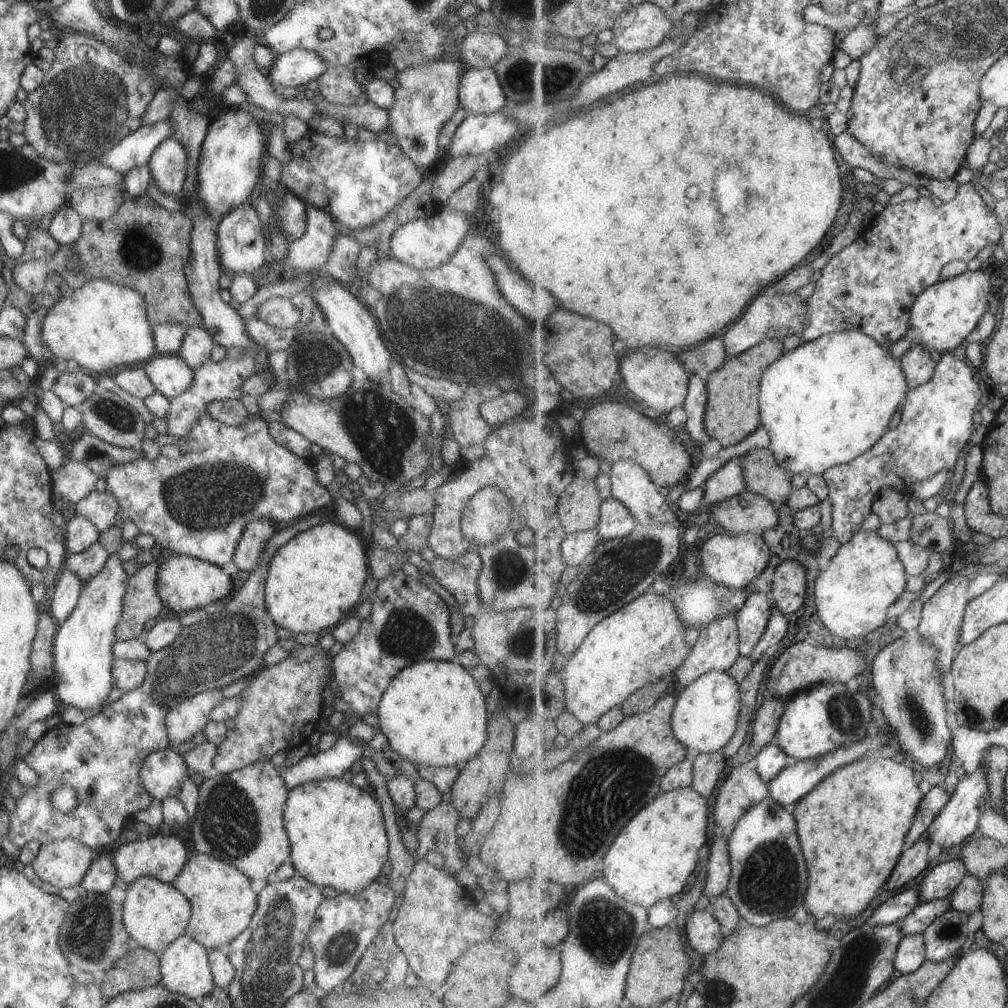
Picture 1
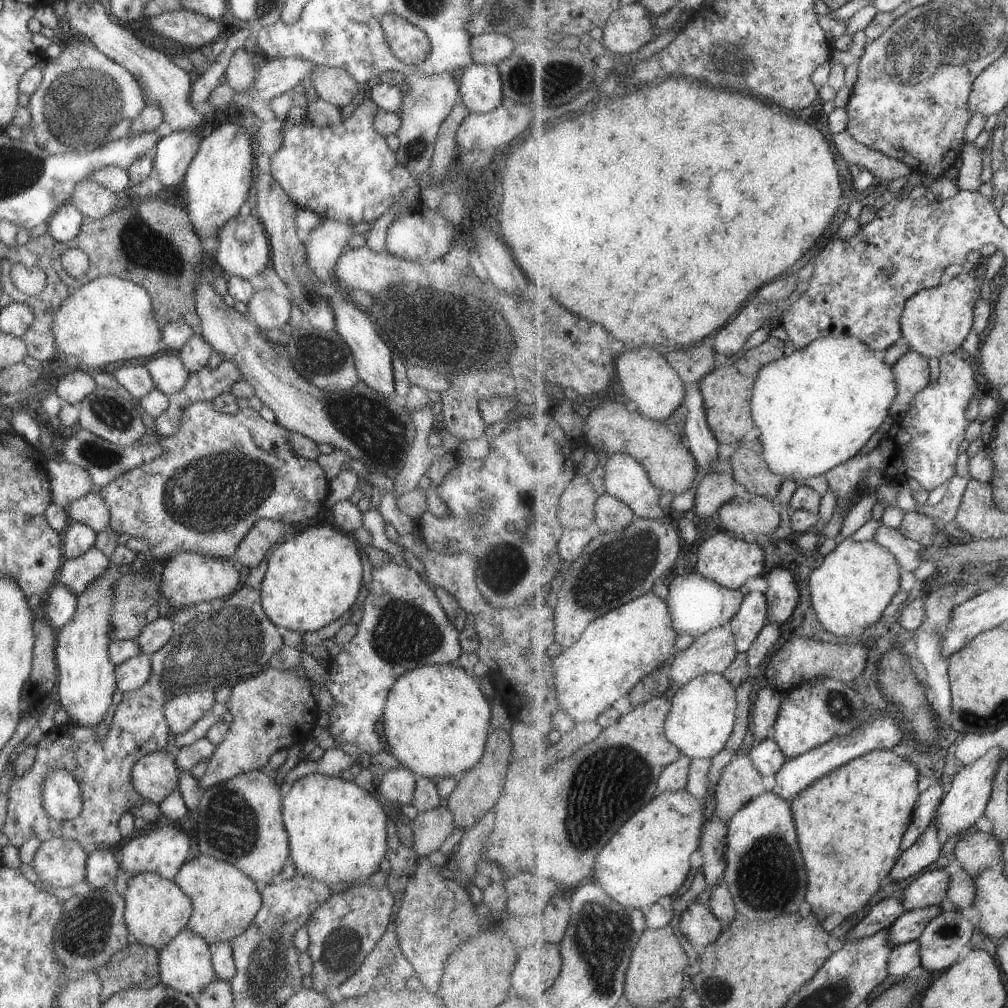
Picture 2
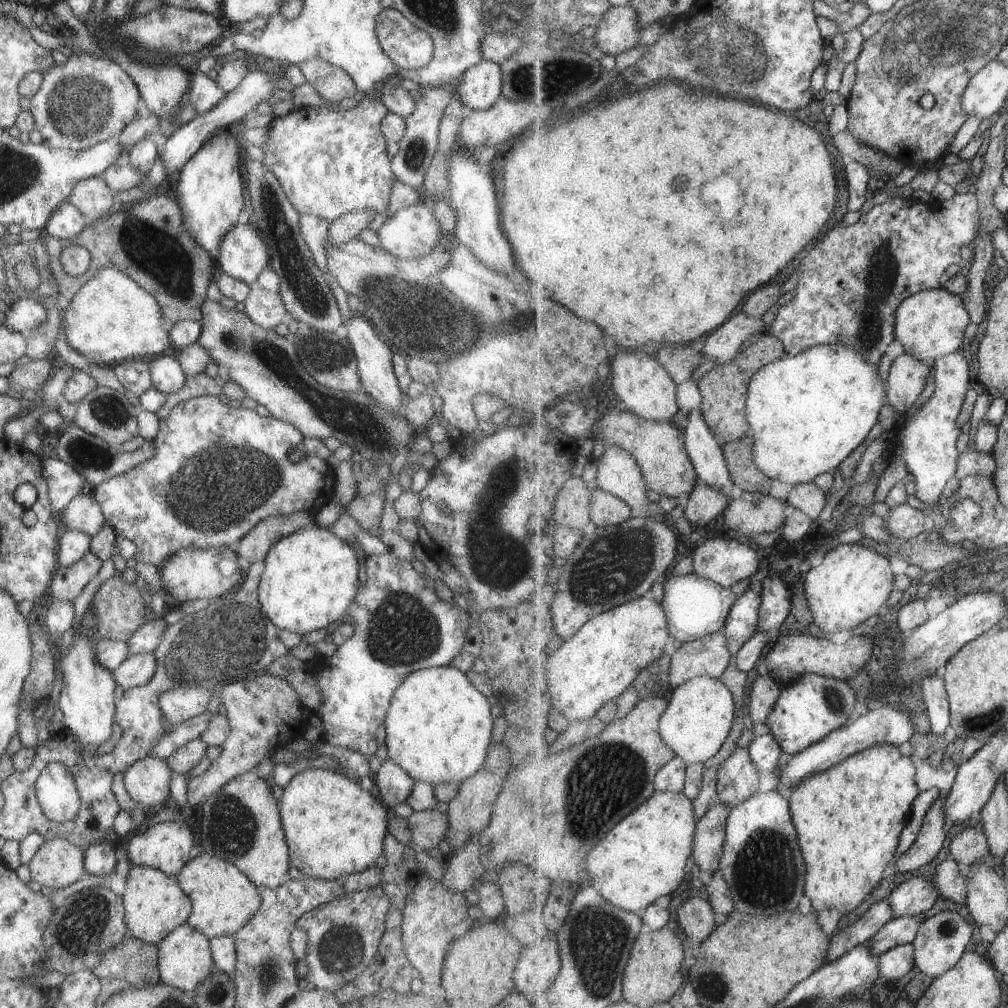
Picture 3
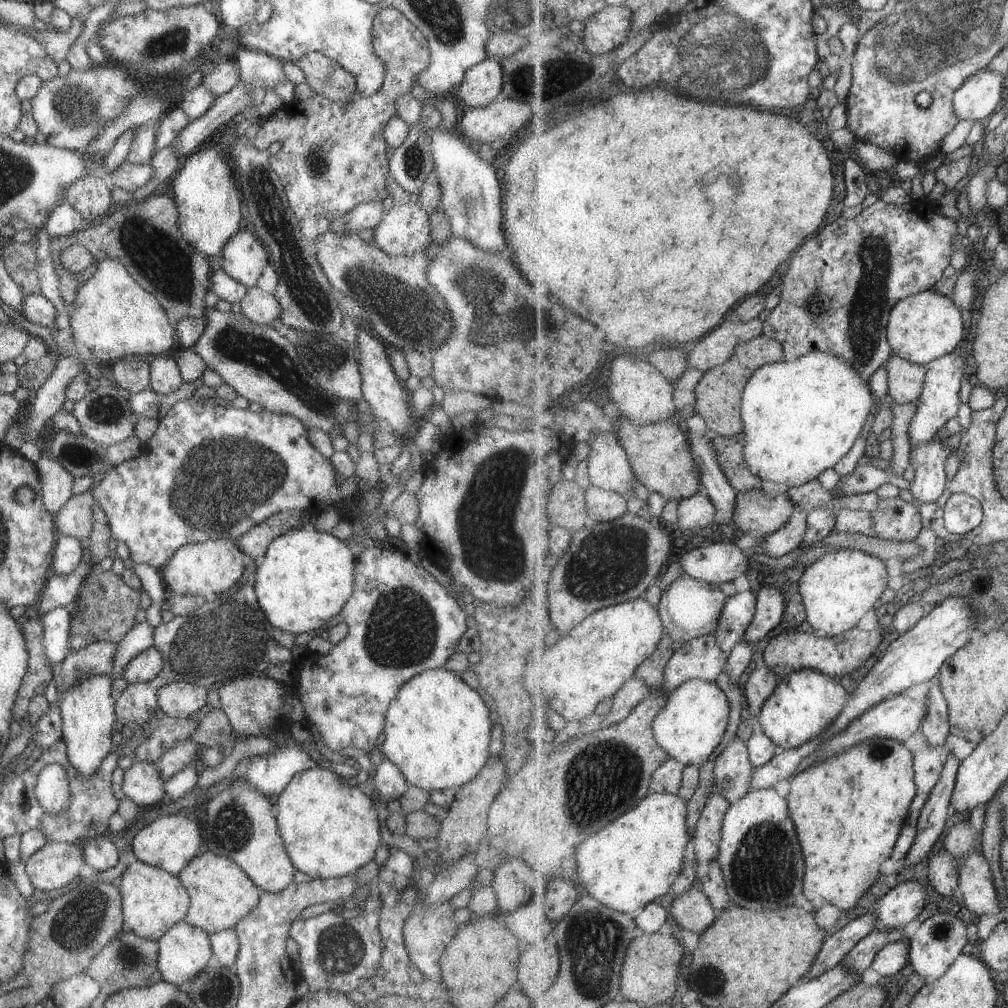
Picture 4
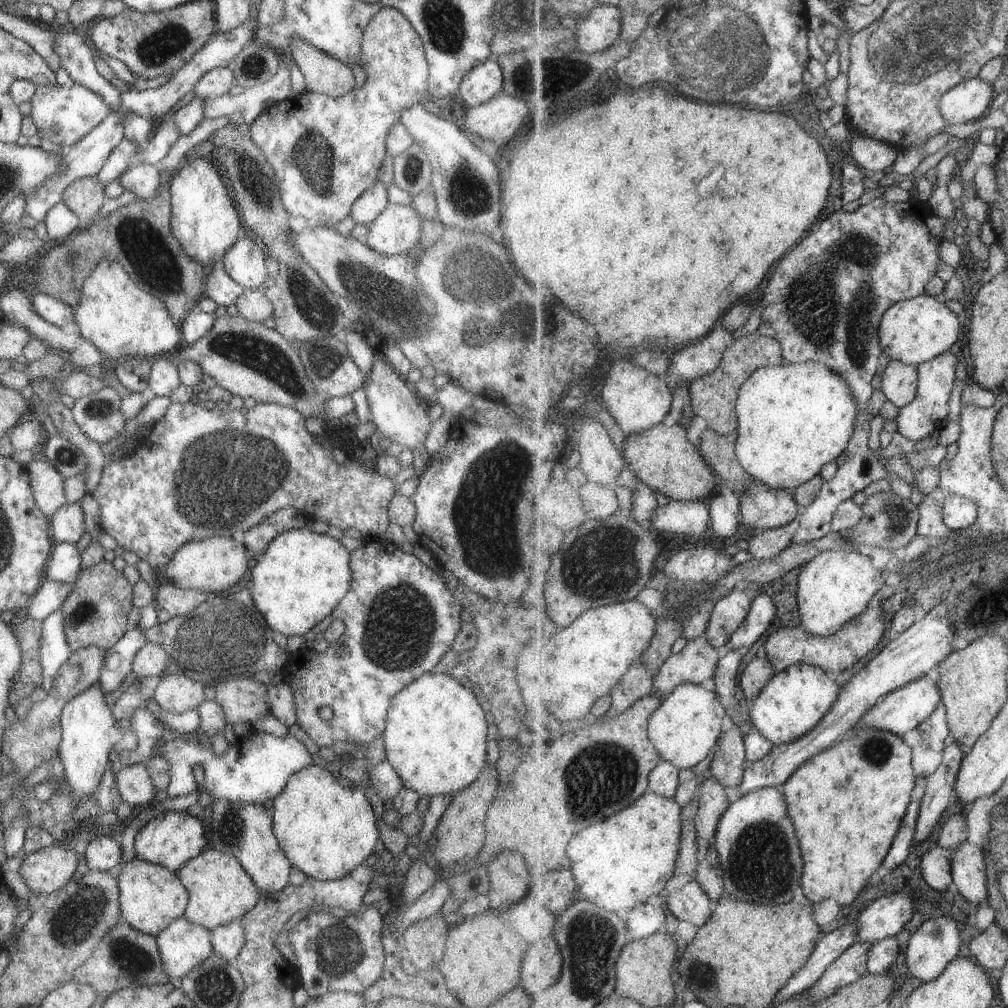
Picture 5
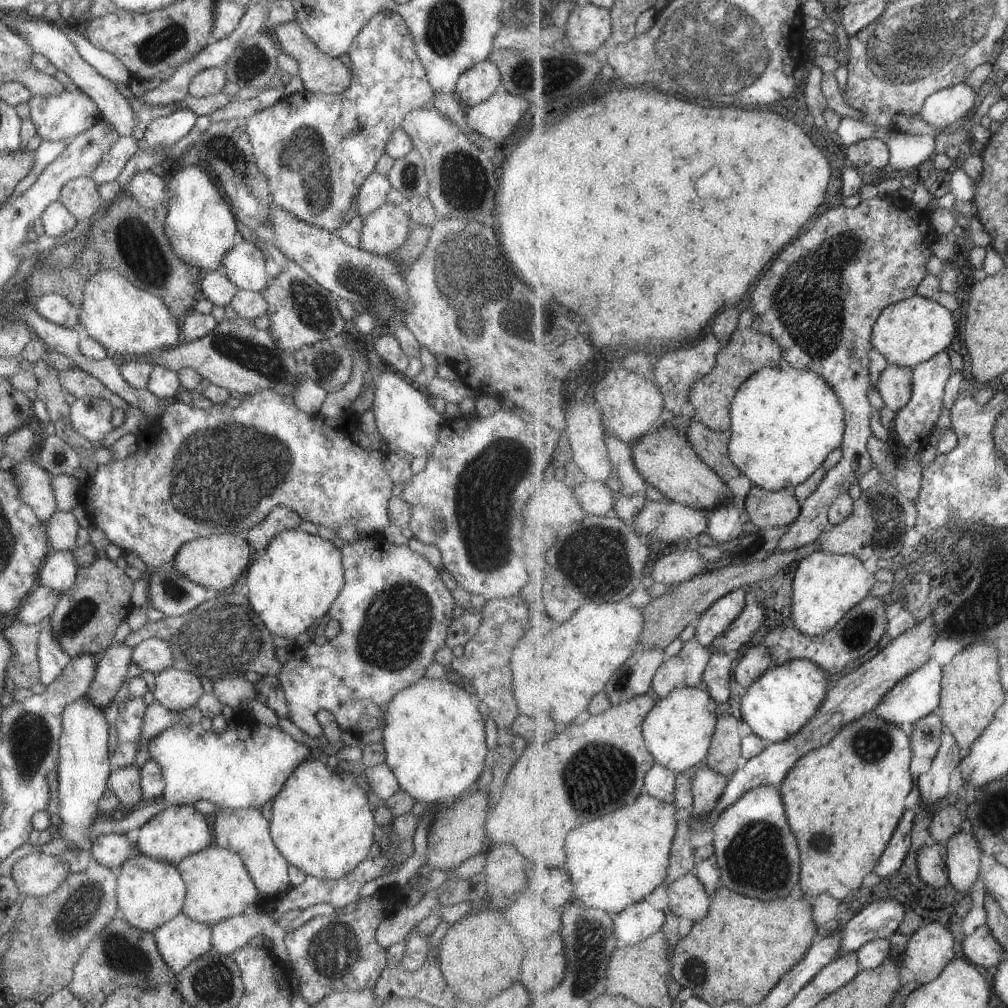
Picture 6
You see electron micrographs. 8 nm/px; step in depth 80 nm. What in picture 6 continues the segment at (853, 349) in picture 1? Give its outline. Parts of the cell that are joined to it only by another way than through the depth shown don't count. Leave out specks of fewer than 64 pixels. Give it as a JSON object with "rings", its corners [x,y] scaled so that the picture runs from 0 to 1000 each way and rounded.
{"rings":[[[777,361],[774,364],[761,364],[757,367],[753,367],[748,373],[745,373],[744,377],[741,377],[740,381],[737,381],[736,385],[733,385],[729,396],[727,397],[727,402],[725,403],[725,435],[723,435],[723,454],[725,458],[733,464],[736,471],[740,472],[745,476],[748,481],[751,481],[763,488],[772,488],[773,486],[793,483],[799,476],[805,475],[805,472],[809,471],[809,468],[813,467],[820,457],[820,452],[824,451],[835,442],[837,434],[839,433],[839,409],[836,405],[836,399],[832,397],[831,390],[828,389],[824,381],[820,381],[820,377],[805,367],[805,365],[787,365],[787,363],[782,363]]]}

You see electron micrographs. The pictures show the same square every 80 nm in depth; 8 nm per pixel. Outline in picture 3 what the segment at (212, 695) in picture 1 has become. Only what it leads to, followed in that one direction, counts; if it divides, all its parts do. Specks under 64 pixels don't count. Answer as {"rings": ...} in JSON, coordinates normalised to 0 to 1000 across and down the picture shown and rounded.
{"rings":[[[177,681],[161,687],[157,690],[157,699],[164,714],[175,719],[203,705],[209,690],[210,686],[201,682]]]}

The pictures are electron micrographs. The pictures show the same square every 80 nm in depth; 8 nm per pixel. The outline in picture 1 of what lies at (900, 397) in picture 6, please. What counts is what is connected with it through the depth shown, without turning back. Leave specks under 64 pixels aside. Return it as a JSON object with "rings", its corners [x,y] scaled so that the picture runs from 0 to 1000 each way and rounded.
{"rings":[[[916,340],[906,342],[894,357],[903,387],[922,379],[931,363],[931,359],[926,357],[926,353],[922,351],[922,347]]]}

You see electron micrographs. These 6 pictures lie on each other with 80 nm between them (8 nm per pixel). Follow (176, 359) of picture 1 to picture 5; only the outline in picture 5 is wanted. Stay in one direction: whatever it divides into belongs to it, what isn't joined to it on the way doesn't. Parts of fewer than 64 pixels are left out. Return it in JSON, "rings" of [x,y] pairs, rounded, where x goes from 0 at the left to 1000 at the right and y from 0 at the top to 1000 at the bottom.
{"rings":[[[157,353],[149,362],[149,371],[146,375],[146,394],[168,393],[178,384],[175,363],[166,359],[165,353]]]}

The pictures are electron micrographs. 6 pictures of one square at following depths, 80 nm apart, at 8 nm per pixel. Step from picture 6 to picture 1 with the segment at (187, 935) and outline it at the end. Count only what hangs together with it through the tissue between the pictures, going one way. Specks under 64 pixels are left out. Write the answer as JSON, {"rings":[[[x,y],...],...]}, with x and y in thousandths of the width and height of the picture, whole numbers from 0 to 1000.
{"rings":[[[184,926],[169,935],[168,938],[157,947],[157,963],[162,980],[193,994],[199,992],[212,977],[206,955],[206,942],[189,933]]]}

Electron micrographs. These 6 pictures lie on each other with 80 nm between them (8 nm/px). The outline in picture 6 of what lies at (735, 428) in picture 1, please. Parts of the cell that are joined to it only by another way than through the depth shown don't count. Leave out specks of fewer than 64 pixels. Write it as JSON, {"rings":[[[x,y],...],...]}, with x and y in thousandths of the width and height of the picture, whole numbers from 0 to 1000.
{"rings":[[[737,325],[731,327],[725,337],[711,351],[711,363],[704,371],[688,381],[684,390],[685,400],[689,405],[690,417],[709,428],[718,429],[725,426],[725,403],[727,397],[753,367],[761,364],[774,364],[778,361],[776,343],[764,332],[752,329],[751,326]]]}

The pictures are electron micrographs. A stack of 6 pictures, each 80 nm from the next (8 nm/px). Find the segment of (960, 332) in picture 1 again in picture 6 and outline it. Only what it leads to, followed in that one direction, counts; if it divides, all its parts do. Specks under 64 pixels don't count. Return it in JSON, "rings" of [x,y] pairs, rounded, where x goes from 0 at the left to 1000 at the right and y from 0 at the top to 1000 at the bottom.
{"rings":[[[921,273],[912,287],[909,294],[884,302],[869,317],[866,336],[864,341],[881,362],[888,361],[894,365],[906,366],[912,361],[921,359],[926,353],[947,344],[947,333],[949,321],[945,312],[929,299],[934,294],[934,280],[930,274]]]}

